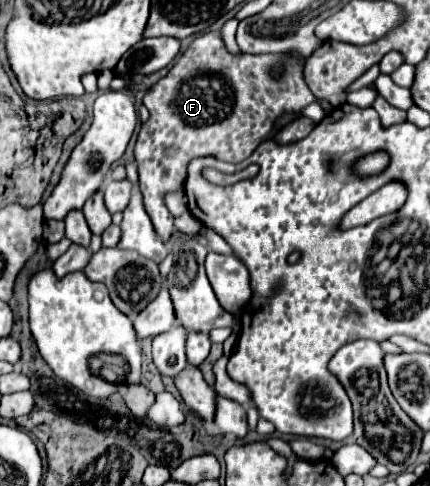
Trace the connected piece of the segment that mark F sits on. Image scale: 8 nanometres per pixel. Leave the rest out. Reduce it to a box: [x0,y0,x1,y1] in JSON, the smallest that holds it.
[134,32,316,242]

